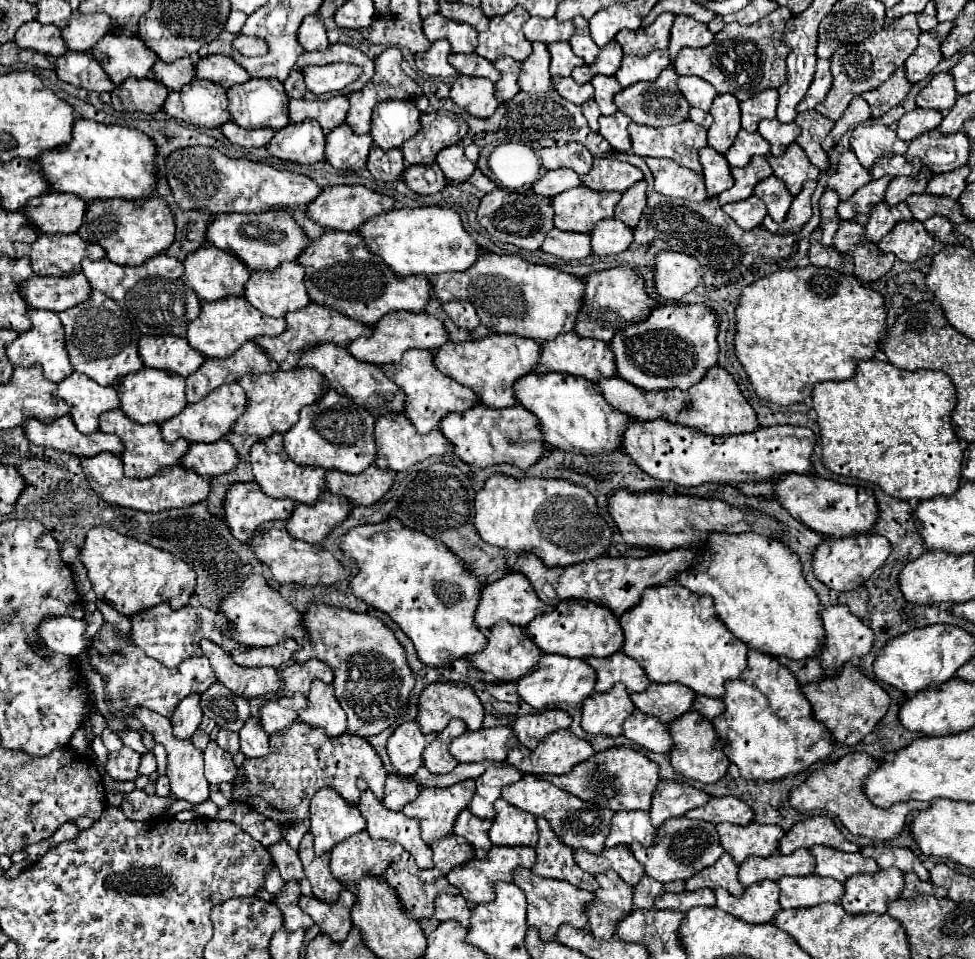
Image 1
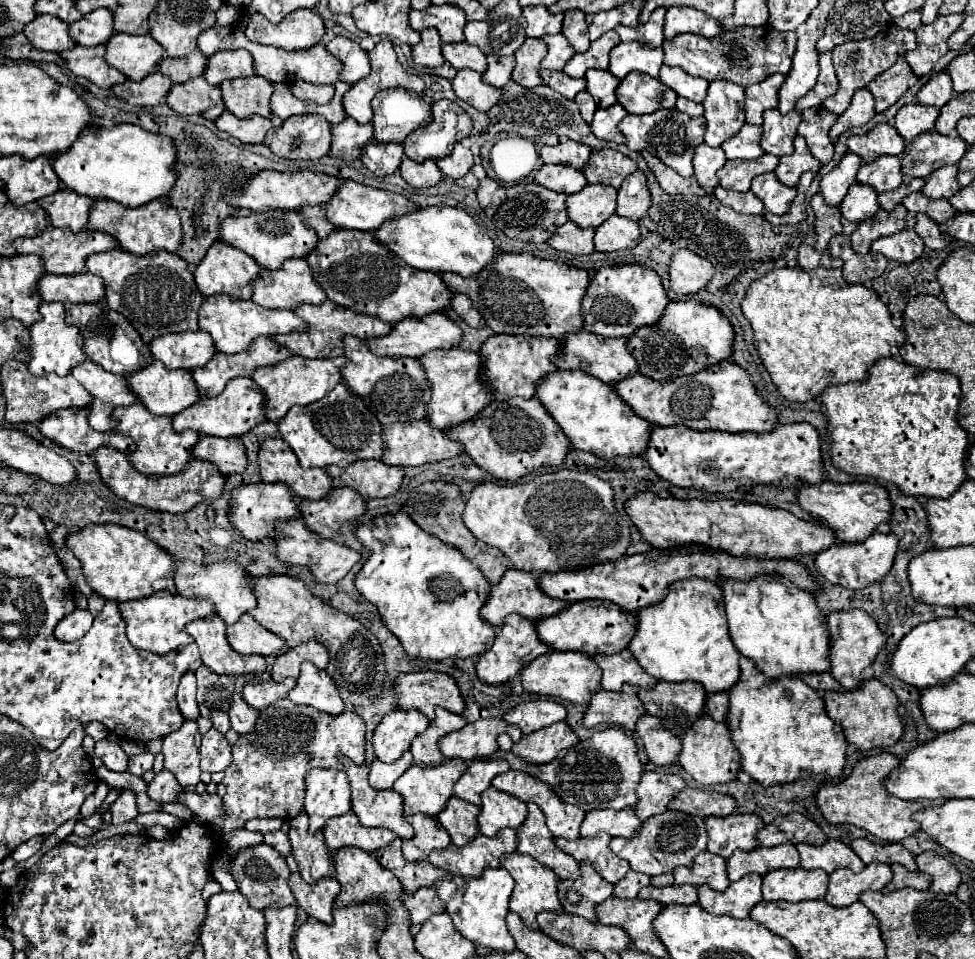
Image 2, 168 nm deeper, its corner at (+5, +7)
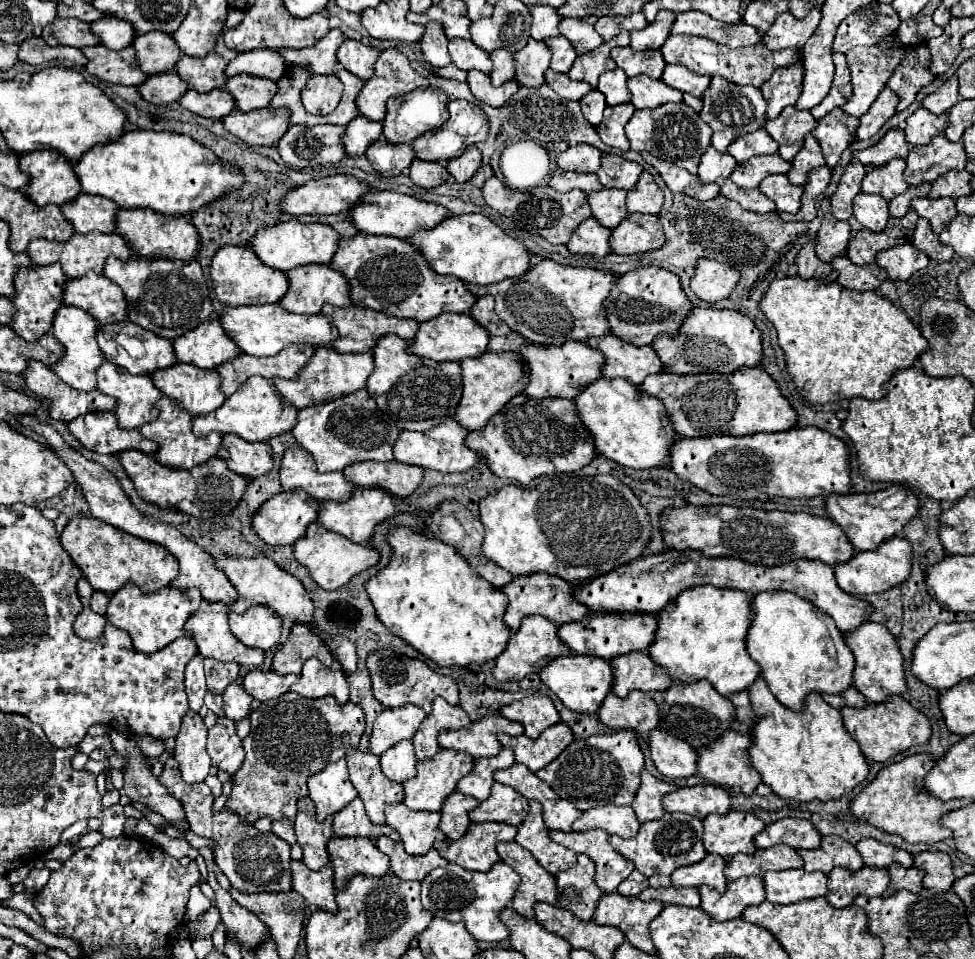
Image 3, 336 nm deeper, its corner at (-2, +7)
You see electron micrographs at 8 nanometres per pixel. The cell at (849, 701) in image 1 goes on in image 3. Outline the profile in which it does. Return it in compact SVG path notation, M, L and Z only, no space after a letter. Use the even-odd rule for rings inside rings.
M892 696L888 702L882 704L870 704L864 710L844 708L840 712L844 718L844 728L858 742L860 750L870 762L886 762L896 754L902 754L910 746L926 744L932 736L930 720L920 710L912 708L910 702L904 700L902 696Z

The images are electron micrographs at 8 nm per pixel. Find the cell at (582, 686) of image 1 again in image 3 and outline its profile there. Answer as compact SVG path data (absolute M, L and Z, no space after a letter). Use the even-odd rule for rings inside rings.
M578 654L560 656L552 660L540 672L540 678L562 700L566 708L580 712L580 714L596 714L614 684L614 672L608 660L596 658L596 656L578 656Z

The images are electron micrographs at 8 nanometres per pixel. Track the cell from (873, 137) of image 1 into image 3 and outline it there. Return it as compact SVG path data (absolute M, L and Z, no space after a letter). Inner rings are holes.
M892 128L886 132L886 136L866 148L866 150L860 150L860 152L854 152L854 158L858 162L862 162L864 166L884 166L886 162L894 160L894 158L906 158L910 152L910 144L906 142L906 136L904 136L904 130L902 128Z

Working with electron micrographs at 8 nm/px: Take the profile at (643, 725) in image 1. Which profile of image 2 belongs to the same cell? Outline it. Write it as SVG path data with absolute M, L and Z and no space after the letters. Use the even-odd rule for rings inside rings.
M643 714L637 720L635 732L643 740L645 752L653 764L665 766L665 764L673 764L677 760L681 742L677 736L673 736L669 730L665 730L661 726L661 720L657 716Z

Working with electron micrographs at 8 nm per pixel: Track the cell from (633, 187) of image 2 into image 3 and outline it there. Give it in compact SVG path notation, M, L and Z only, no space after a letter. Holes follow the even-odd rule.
M642 172L638 186L628 192L628 210L640 212L640 214L658 214L664 204L664 194L656 186L650 172Z

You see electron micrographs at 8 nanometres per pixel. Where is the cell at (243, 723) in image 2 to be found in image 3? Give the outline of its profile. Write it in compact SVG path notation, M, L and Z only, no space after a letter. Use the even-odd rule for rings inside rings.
M236 682L228 684L226 690L222 692L222 698L224 698L224 712L234 722L238 722L238 720L242 720L244 716L250 714L252 696L246 694L240 684L236 684Z

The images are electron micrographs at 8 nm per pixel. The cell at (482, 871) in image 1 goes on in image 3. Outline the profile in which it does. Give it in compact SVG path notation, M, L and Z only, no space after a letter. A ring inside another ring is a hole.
M498 822L470 824L462 838L436 842L434 848L448 862L454 862L468 870L486 872L492 868L492 864L500 862L496 854L496 844L514 840L514 836L516 828L510 824L498 824Z

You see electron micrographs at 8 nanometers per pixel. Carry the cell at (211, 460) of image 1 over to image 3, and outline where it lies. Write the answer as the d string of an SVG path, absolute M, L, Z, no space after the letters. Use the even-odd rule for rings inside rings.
M224 434L218 456L228 462L230 470L246 478L258 478L262 474L268 474L274 466L272 448L268 444L250 444L236 434Z

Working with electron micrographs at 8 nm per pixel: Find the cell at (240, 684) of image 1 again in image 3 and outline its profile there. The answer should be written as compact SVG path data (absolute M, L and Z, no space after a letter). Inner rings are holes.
M204 602L200 608L188 618L186 630L192 632L192 638L198 646L198 652L204 658L216 658L220 662L236 662L236 664L248 664L248 666L260 666L264 662L264 650L260 648L248 648L244 646L228 628L228 608L220 602Z

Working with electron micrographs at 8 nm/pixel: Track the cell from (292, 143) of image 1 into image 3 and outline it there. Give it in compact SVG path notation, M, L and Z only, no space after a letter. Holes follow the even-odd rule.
M290 126L278 142L282 160L296 168L336 164L346 158L340 136L344 126Z

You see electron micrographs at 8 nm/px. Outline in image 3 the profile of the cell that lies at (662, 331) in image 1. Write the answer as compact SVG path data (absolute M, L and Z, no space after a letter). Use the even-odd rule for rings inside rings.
M694 308L692 314L684 320L680 334L670 338L670 336L658 336L652 344L652 348L656 350L656 354L660 356L660 360L664 362L664 368L668 372L676 372L676 374L700 374L700 372L736 372L742 366L754 368L762 364L762 332L754 326L754 322L734 310L718 310L718 308Z

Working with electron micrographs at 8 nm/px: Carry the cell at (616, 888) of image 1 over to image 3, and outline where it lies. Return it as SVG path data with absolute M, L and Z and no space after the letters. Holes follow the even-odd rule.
M578 854L576 866L556 874L558 906L570 910L580 920L592 920L602 890L594 882L594 864L588 856Z

